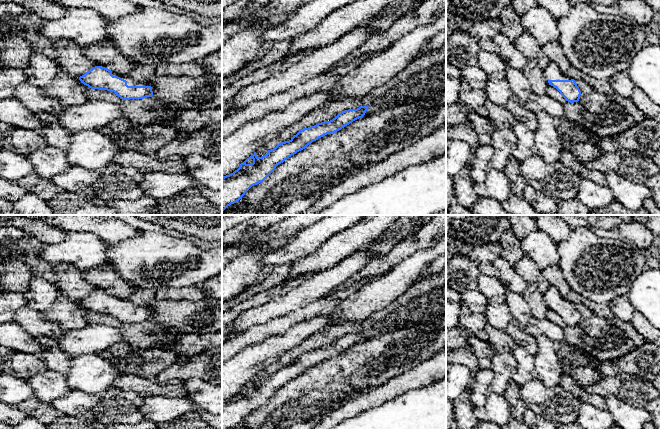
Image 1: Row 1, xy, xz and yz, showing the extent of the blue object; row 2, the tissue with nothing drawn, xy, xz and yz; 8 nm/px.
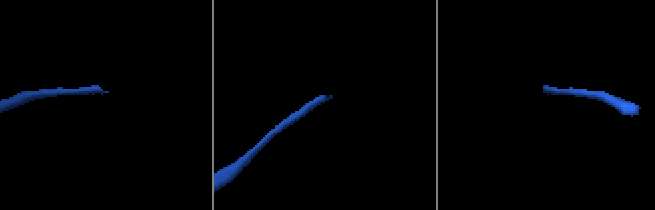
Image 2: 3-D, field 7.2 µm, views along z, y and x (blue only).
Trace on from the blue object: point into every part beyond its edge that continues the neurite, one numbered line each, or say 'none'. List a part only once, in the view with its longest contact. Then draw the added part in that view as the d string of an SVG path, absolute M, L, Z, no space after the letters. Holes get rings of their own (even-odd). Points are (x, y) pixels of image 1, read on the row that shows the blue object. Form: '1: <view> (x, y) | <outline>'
1: xy (131, 81) | M112 72L112 75L118 76L118 77L126 80L128 86L150 86L150 84L145 79L142 81L138 81L138 80L128 76L128 75L118 74L116 72Z

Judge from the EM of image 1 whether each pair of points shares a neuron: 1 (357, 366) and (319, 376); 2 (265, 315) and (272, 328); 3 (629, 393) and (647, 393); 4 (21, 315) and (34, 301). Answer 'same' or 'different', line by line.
1: same
2: different
3: same
4: different

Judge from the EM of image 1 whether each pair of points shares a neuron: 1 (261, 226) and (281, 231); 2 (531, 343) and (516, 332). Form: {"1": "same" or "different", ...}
{"1": "different", "2": "same"}

